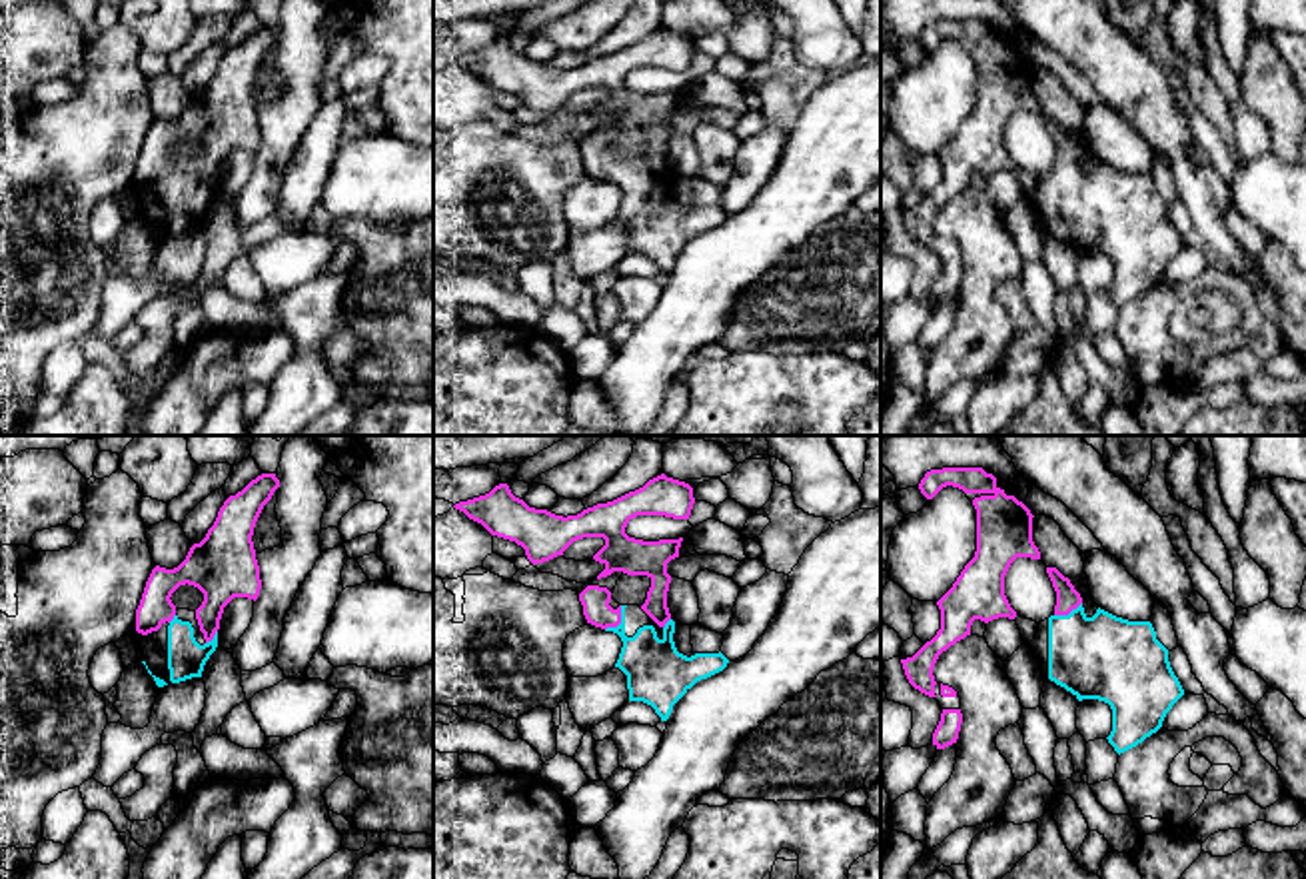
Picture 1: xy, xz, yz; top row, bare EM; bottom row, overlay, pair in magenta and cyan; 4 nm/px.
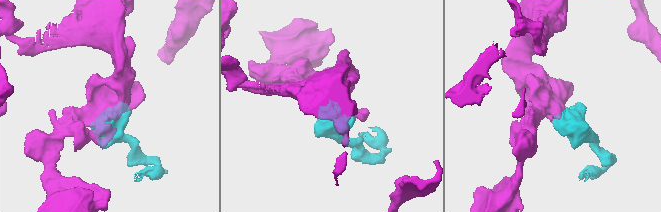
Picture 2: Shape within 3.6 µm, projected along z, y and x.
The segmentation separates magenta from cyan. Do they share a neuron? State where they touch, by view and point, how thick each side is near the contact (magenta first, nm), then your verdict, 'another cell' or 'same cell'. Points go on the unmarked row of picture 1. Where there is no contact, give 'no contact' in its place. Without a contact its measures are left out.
xz (620, 174) | 120/240 nm | same cell

